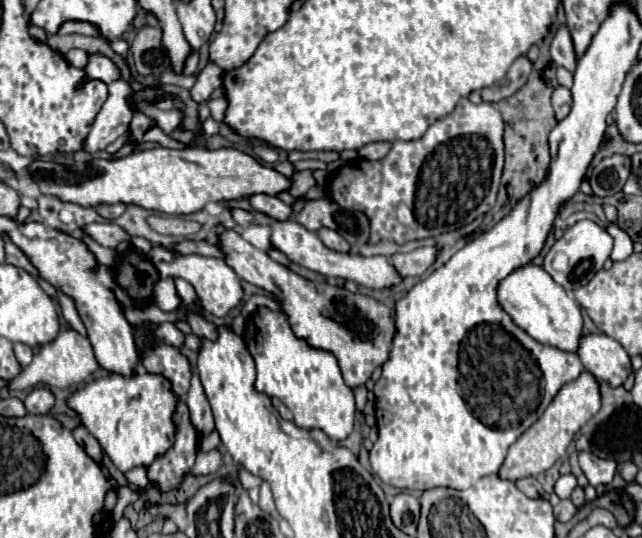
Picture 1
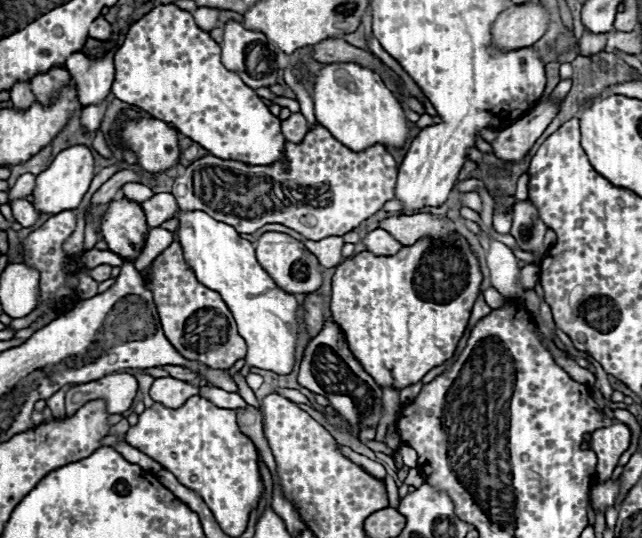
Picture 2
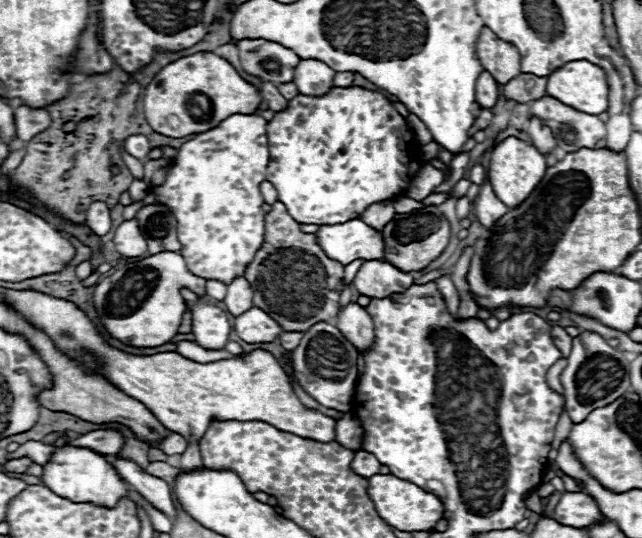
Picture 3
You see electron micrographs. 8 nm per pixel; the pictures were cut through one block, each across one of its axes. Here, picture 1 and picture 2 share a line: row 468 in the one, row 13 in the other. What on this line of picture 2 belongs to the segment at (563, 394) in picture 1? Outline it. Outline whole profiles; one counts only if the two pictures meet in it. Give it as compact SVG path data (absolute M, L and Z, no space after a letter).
M542 4L510 6L492 24L492 46L510 52L532 46L548 28L548 10Z

